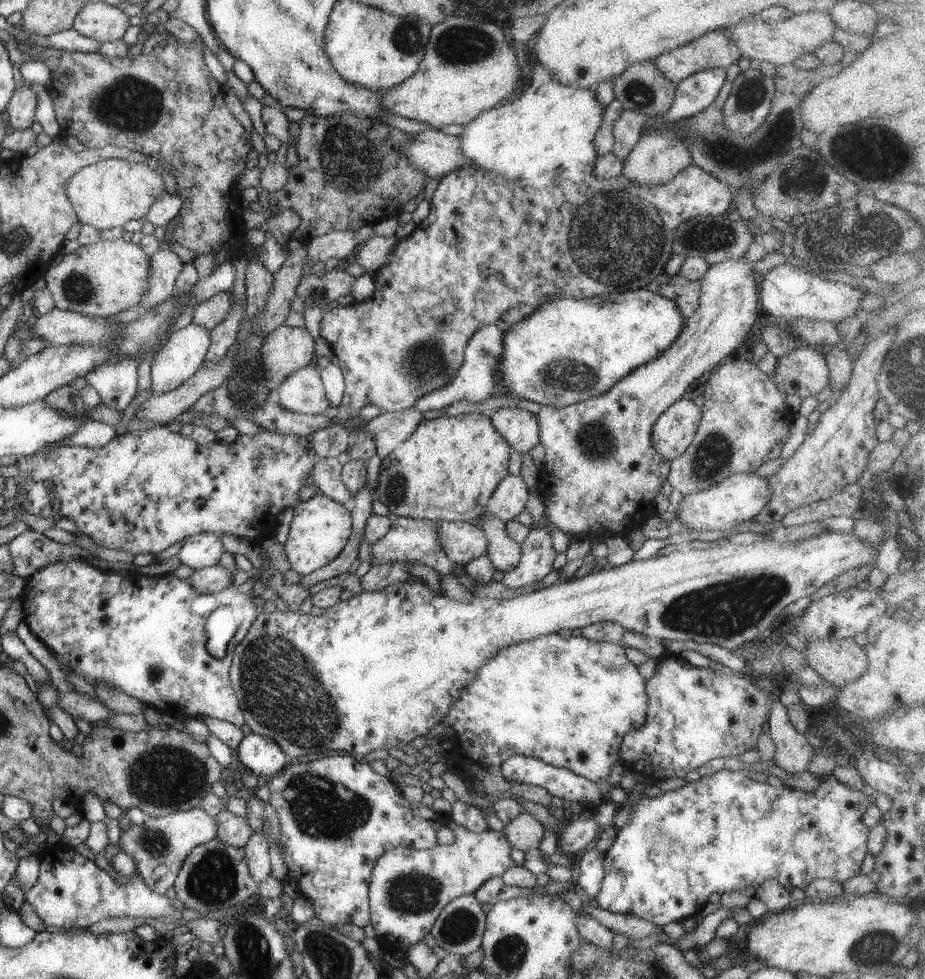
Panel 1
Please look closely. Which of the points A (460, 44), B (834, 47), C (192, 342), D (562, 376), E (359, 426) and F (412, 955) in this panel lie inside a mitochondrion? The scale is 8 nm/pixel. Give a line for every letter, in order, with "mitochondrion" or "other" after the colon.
A: mitochondrion
B: other
C: other
D: mitochondrion
E: other
F: other

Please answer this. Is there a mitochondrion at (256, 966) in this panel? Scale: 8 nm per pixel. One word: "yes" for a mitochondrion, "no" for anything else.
yes

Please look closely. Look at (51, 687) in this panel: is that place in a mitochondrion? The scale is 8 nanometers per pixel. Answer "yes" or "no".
no

